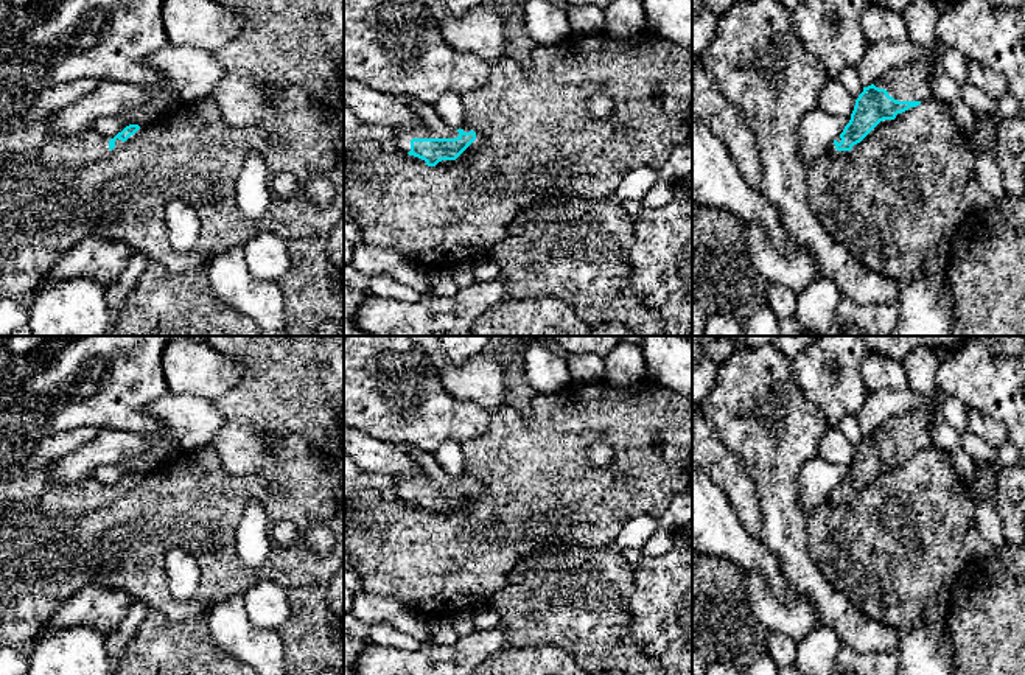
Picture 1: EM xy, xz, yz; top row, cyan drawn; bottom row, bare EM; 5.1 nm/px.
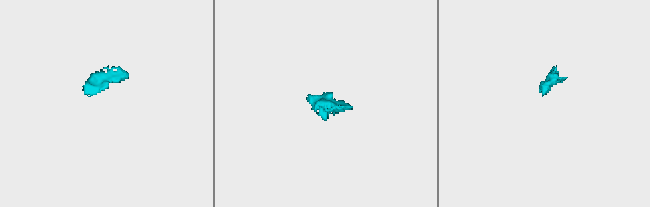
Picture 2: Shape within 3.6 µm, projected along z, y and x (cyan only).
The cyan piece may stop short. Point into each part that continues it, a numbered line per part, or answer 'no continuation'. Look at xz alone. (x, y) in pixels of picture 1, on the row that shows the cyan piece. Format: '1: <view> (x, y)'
1: xz (431, 126)

